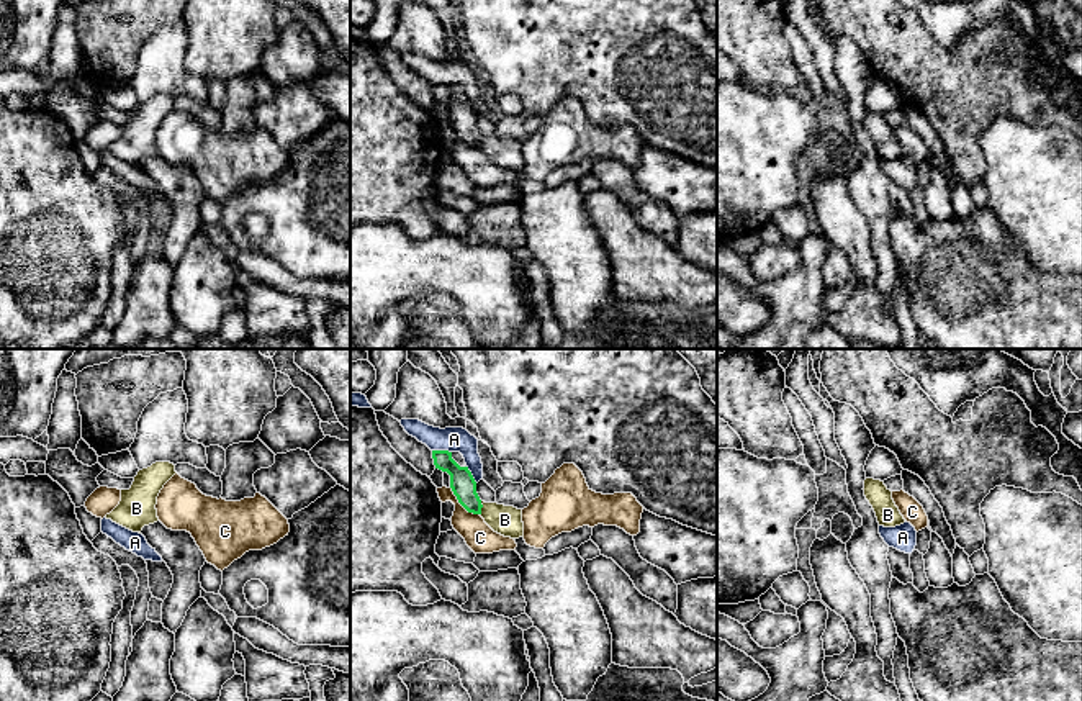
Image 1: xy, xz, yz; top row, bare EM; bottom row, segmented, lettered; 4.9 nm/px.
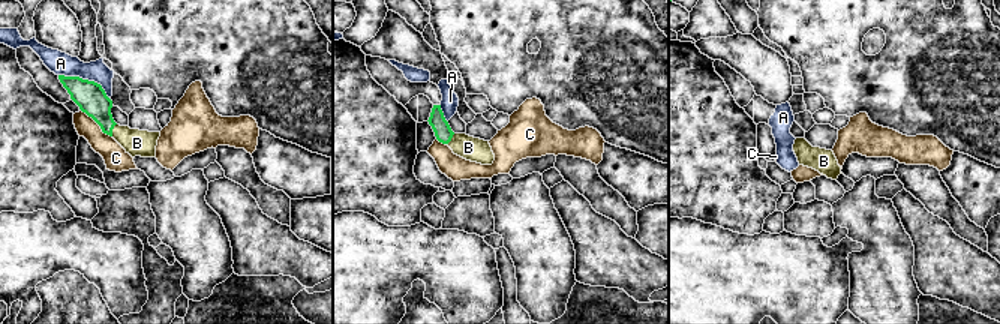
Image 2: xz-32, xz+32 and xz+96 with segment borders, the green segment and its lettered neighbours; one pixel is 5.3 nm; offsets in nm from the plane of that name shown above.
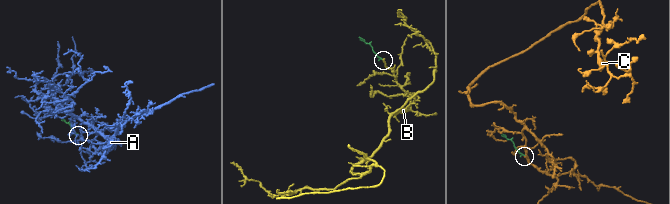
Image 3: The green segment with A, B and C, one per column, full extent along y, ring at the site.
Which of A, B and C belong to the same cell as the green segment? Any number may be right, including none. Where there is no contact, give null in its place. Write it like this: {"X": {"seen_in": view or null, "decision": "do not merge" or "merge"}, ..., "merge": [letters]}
{"A": {"seen_in": "xz", "decision": "do not merge"}, "B": {"seen_in": "xz", "decision": "merge"}, "C": {"seen_in": "xz", "decision": "do not merge"}, "merge": ["B"]}

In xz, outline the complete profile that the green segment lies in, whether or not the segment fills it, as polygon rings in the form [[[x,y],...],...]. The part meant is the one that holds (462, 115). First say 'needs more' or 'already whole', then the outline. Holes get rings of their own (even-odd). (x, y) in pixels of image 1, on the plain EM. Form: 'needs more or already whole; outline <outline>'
needs more; outline [[[432,84],[432,92],[435,102],[450,108],[450,121],[468,146],[480,147],[494,165],[504,170],[524,170],[522,142],[481,134],[471,105],[468,100],[460,100],[452,92],[452,85]]]

